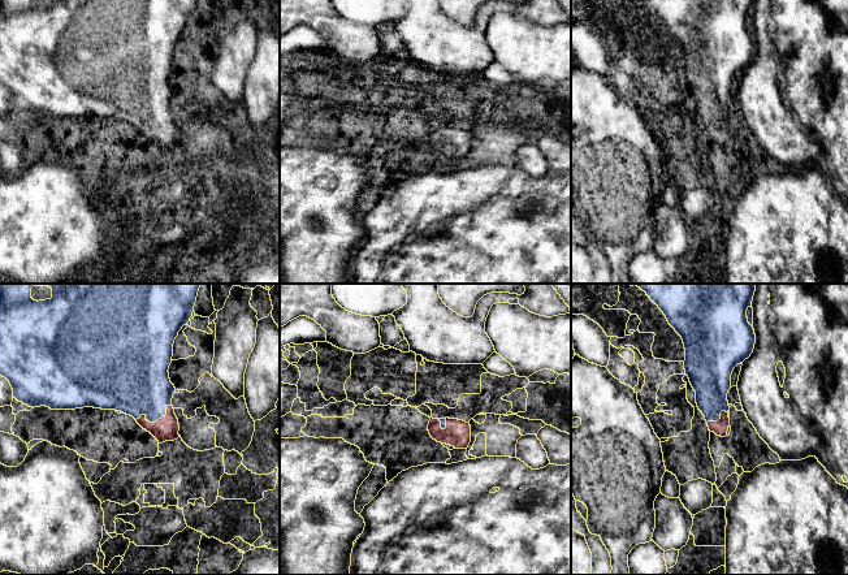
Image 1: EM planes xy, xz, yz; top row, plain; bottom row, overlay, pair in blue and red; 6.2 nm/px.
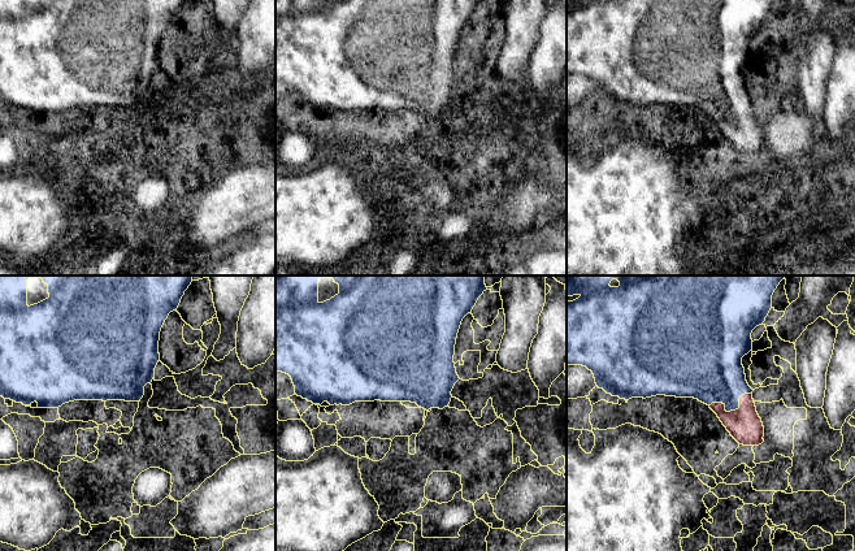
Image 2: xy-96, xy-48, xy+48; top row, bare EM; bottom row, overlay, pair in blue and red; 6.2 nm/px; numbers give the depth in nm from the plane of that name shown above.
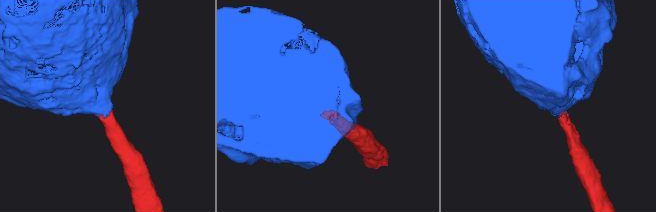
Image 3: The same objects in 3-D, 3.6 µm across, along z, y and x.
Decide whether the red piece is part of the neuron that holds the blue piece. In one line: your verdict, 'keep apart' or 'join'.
join

